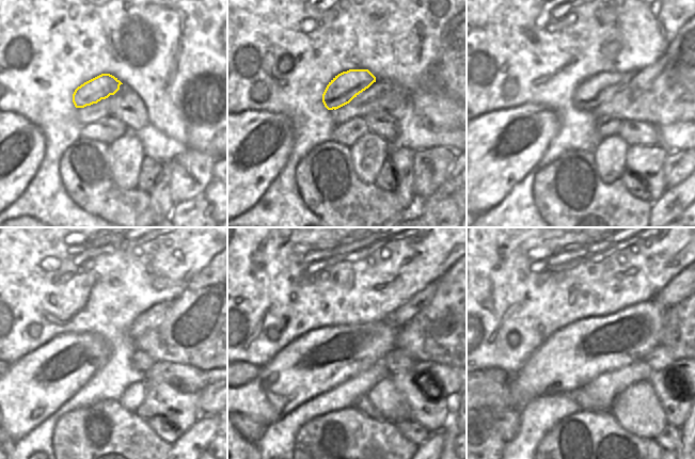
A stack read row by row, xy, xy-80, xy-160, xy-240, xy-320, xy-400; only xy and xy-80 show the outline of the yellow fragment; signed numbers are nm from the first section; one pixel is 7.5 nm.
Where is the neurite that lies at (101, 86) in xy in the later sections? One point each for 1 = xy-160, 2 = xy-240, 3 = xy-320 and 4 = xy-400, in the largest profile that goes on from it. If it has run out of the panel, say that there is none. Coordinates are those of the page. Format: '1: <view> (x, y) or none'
1: xy-160 (597, 90)
2: xy-240 (147, 320)
3: xy-320 (399, 317)
4: xy-400 (683, 285)

